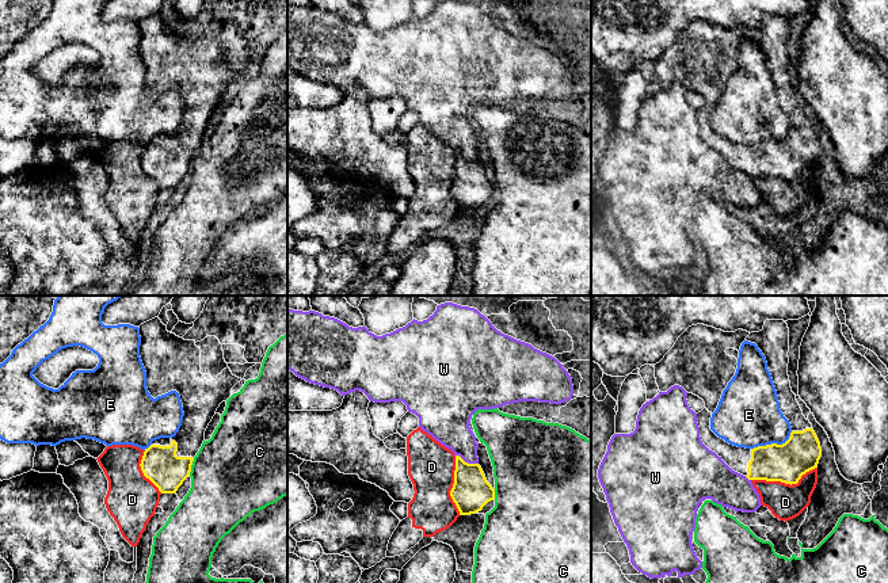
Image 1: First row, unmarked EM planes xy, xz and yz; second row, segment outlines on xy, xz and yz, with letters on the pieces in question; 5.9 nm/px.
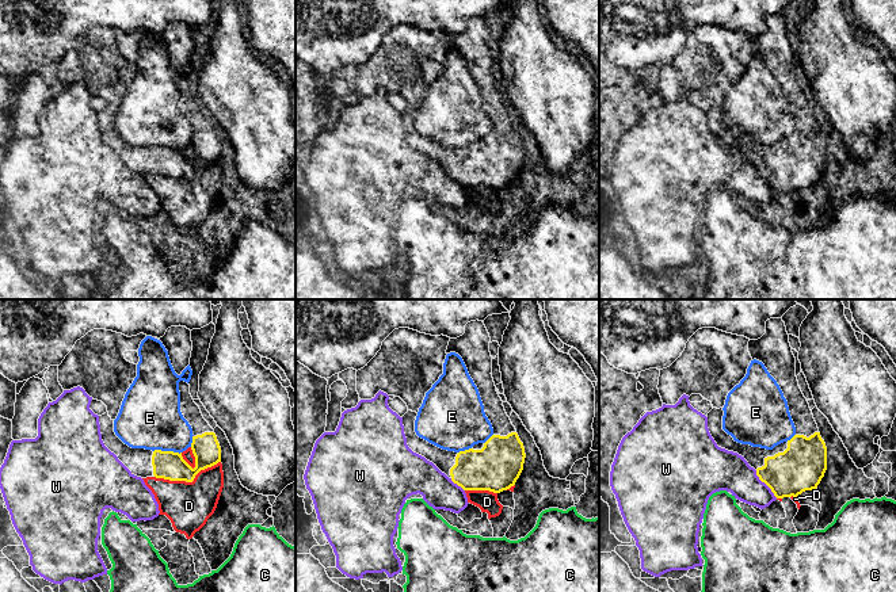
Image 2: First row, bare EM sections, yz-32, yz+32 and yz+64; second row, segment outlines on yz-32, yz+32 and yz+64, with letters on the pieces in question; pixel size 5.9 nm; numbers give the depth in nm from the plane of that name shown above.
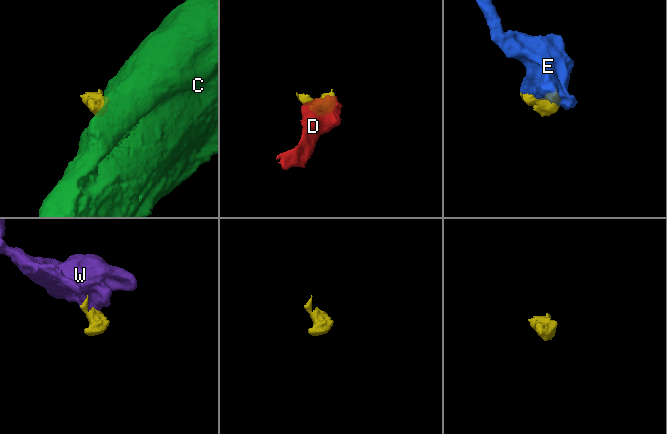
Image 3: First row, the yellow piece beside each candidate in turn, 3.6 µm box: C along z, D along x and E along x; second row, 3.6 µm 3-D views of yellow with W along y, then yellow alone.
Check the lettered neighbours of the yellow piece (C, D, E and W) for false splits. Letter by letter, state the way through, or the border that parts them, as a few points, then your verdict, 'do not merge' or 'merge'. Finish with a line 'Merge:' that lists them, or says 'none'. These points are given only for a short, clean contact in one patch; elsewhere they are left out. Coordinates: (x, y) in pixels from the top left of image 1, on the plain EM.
C: border along xy (194, 155), (189, 171); do not merge
D: do not merge
E: do not merge
W: do not merge
Merge: none

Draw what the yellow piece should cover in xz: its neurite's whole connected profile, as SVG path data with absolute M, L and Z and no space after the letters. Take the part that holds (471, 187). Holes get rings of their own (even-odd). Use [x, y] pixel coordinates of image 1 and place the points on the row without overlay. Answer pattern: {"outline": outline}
{"outline": "M456 152L454 180L450 193L456 199L460 212L470 212L495 195L495 186L487 178L479 160L468 160Z"}

